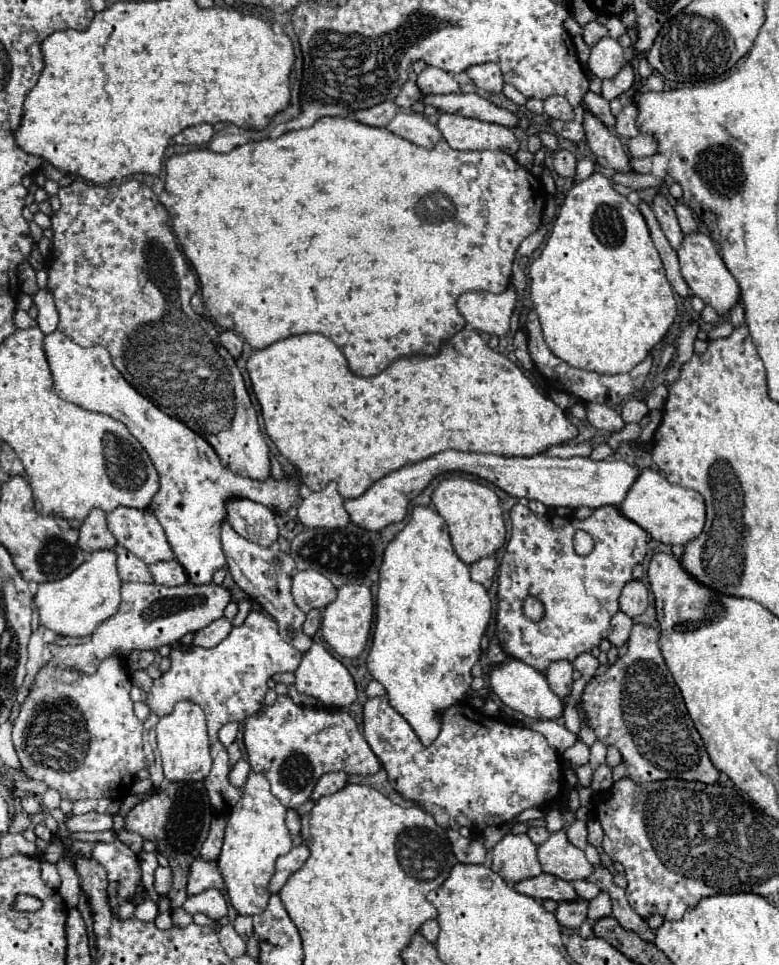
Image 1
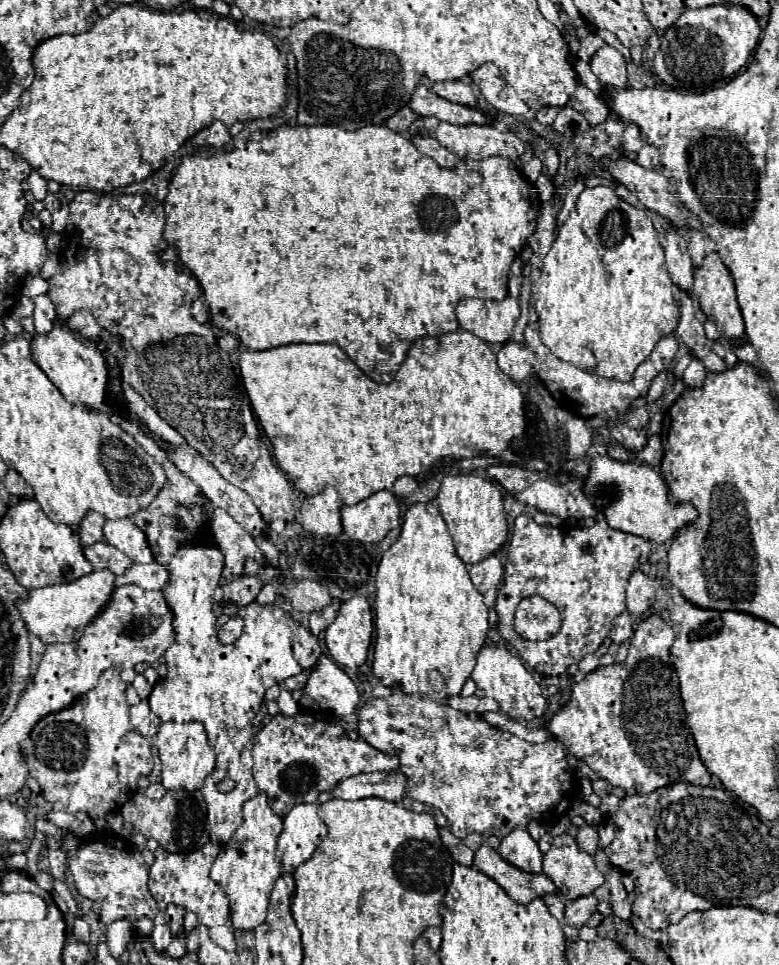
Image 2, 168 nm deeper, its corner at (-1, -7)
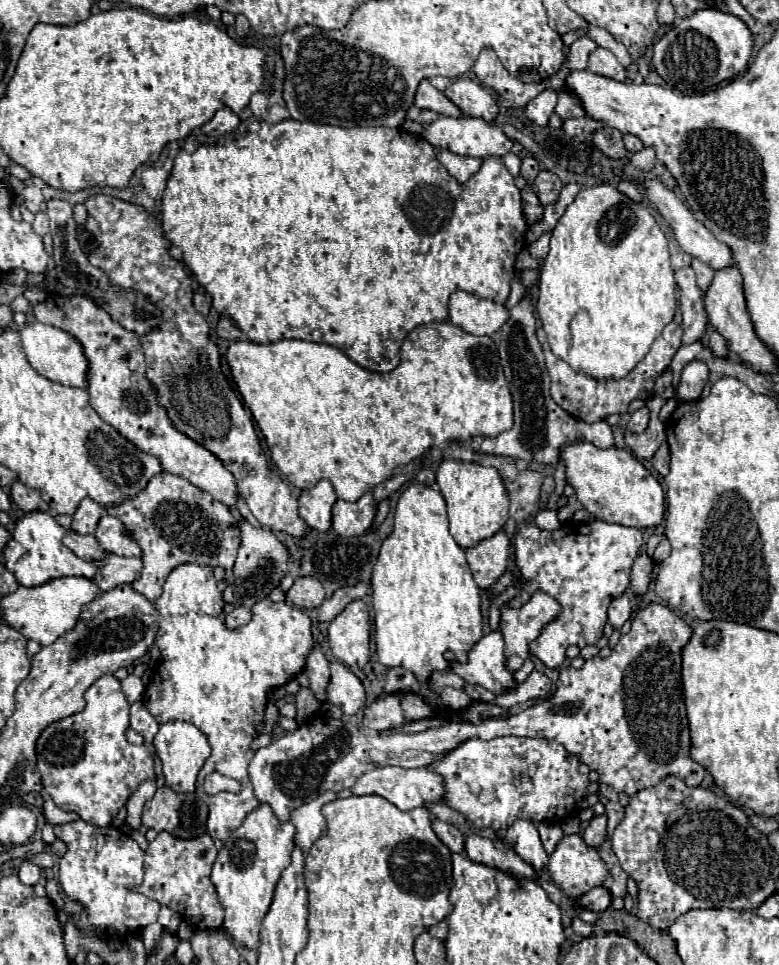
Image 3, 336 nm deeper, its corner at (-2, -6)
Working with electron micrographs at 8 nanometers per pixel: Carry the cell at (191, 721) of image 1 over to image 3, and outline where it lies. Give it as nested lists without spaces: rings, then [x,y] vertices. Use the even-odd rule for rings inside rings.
[[[170,721],[160,725],[156,737],[154,737],[154,749],[158,757],[162,759],[162,771],[166,777],[166,785],[172,787],[176,793],[194,793],[198,771],[202,769],[204,761],[210,755],[210,745],[206,735],[186,721]]]

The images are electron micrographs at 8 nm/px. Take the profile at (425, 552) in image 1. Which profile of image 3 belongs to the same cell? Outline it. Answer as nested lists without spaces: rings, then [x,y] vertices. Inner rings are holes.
[[[412,483],[404,489],[394,511],[394,529],[382,541],[378,561],[372,573],[372,597],[374,597],[374,625],[376,625],[376,651],[378,659],[386,667],[404,667],[412,671],[424,685],[434,669],[450,669],[444,659],[444,651],[452,649],[456,661],[464,663],[468,649],[484,635],[480,613],[480,589],[468,571],[464,549],[452,539],[448,531],[446,503],[436,487]]]

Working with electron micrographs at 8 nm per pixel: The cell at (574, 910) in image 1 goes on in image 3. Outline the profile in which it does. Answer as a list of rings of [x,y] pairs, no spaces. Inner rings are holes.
[[[594,887],[592,891],[588,891],[586,895],[580,897],[580,905],[594,911],[594,913],[602,913],[604,909],[610,907],[612,903],[612,893],[606,887]]]

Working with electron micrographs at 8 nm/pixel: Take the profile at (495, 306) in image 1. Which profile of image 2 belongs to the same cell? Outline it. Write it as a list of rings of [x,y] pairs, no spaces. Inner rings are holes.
[[[505,296],[503,300],[463,298],[455,306],[455,316],[463,330],[473,332],[489,344],[503,344],[511,340],[519,318],[519,300],[513,296]]]

